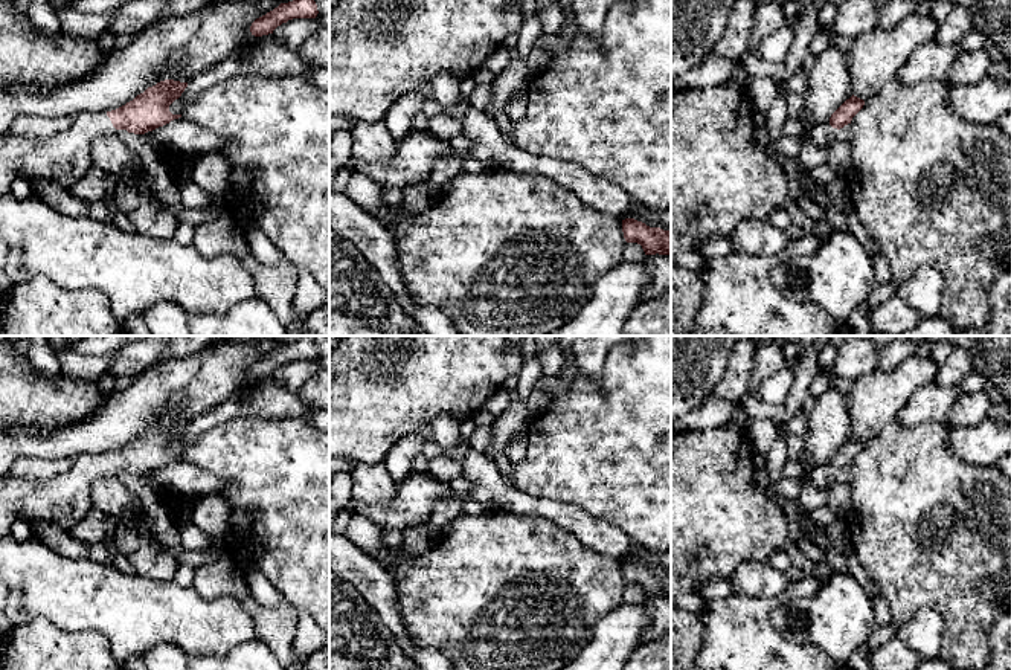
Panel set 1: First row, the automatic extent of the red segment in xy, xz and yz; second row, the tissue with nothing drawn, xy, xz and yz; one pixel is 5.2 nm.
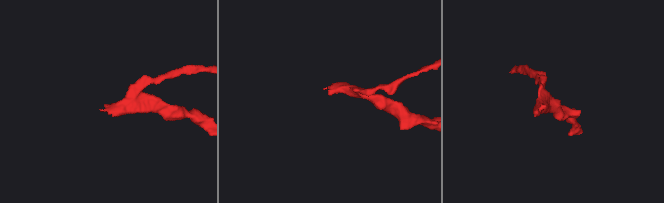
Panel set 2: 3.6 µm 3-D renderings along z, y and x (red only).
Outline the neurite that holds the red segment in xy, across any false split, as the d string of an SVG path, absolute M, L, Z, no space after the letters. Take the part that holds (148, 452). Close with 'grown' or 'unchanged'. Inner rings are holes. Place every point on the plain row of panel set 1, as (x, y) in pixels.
M165 421L148 429L133 443L116 452L73 458L70 469L52 479L41 482L8 479L8 484L0 488L0 537L9 534L11 525L18 516L29 517L30 520L43 520L69 530L93 510L91 484L98 478L117 476L120 472L145 476L181 459L181 456L172 456L169 447L181 438L186 429L188 424Z; grown

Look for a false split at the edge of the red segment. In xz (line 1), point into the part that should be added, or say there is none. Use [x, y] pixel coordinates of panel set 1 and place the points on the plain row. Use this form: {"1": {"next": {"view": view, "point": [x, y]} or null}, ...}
{"1": {"next": null}}

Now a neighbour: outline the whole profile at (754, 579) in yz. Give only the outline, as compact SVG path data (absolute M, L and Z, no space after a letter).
M744 562L729 578L733 594L762 597L776 601L790 585L787 574L770 566L769 562Z

